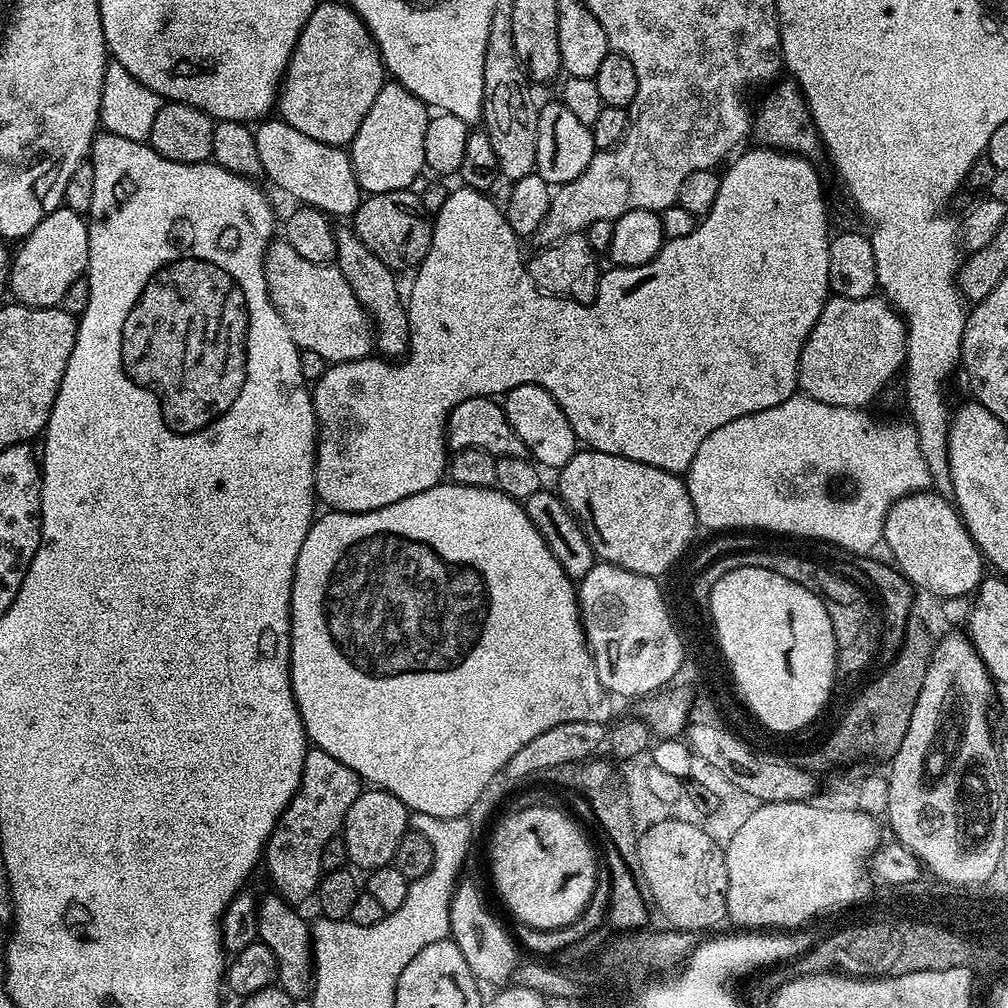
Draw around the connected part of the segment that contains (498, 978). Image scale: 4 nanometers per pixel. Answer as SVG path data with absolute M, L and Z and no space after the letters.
M457 883L456 892L452 896L452 905L450 906L450 926L452 930L450 938L456 943L458 950L462 950L462 958L466 958L466 962L477 980L485 985L507 985L513 979L513 973L518 967L518 960L516 960L517 945L514 943L510 932L507 932L496 921L495 914L488 912L483 898L480 897L479 890L472 884L464 883Z

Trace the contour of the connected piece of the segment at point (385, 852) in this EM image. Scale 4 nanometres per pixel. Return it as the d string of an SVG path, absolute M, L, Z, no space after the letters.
M375 786L361 791L354 806L350 806L342 829L349 865L357 869L364 868L363 870L389 867L395 861L402 834L410 831L409 817L410 809L401 800L394 798L394 794Z

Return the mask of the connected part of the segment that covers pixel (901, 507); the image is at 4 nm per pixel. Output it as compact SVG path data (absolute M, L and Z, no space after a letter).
M935 491L911 492L894 502L886 514L882 540L888 543L891 559L900 573L917 589L930 591L937 598L971 597L986 576L986 561L966 530L964 519Z

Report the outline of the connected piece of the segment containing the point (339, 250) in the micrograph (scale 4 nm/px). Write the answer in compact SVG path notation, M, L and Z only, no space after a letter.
M351 226L336 228L336 259L334 266L340 271L342 278L346 278L350 290L354 290L354 298L358 298L358 302L364 307L365 312L368 313L369 321L374 325L375 351L384 358L403 357L408 350L410 325L408 323L408 310L405 301L402 299L402 292L400 296L400 288L396 285L397 273L393 269L388 268L386 262L382 262L382 258L377 258L367 248L366 242L362 242L362 238L358 238L356 229Z

